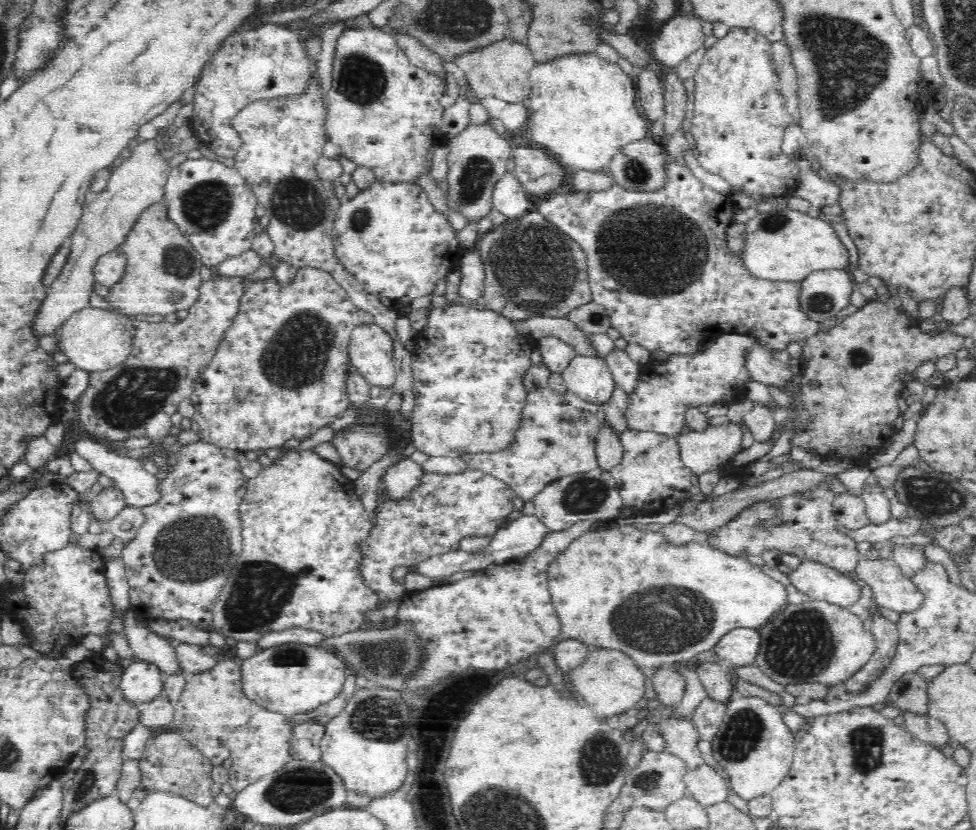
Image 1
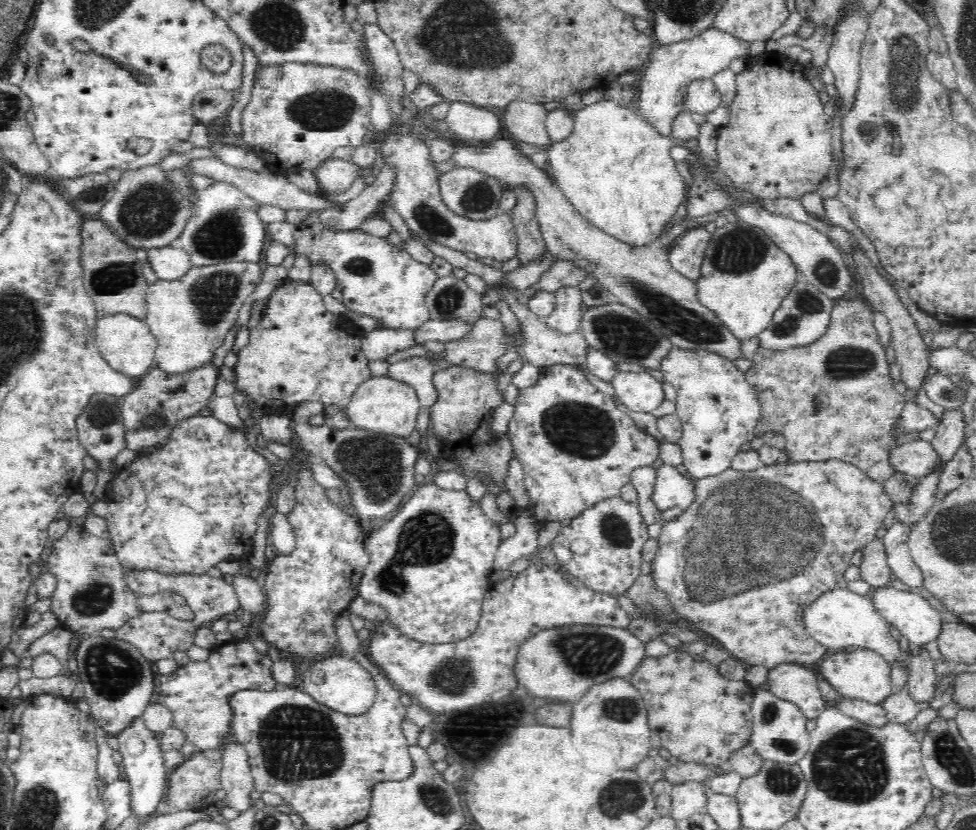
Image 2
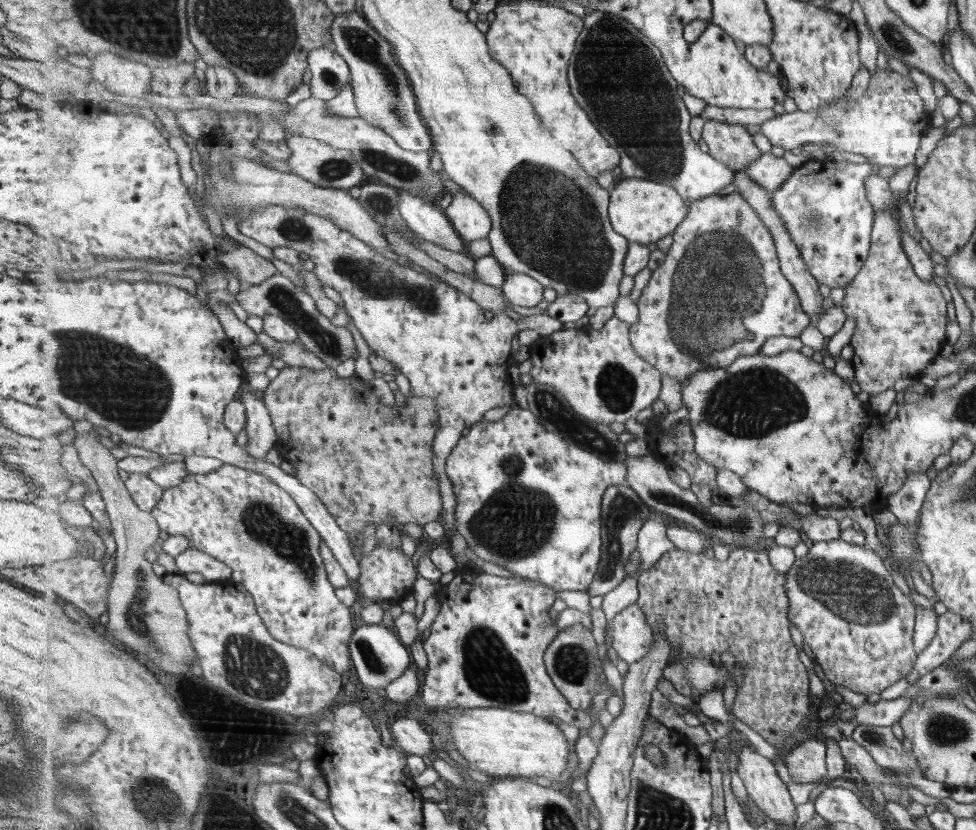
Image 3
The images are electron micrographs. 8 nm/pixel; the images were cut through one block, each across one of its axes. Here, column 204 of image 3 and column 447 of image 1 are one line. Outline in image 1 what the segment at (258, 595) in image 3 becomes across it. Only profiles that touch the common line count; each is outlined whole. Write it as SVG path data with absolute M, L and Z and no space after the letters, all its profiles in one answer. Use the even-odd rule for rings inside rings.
M467 468L458 474L424 474L424 478L420 478L420 483L412 490L408 500L404 498L404 500L394 502L391 498L377 508L376 524L363 546L365 558L361 571L365 584L386 601L398 601L406 593L406 588L401 582L392 578L391 574L396 568L414 568L420 562L428 560L430 556L457 550L458 542L462 538L494 536L502 528L508 514L514 510L514 498L515 492L508 484L481 470Z

